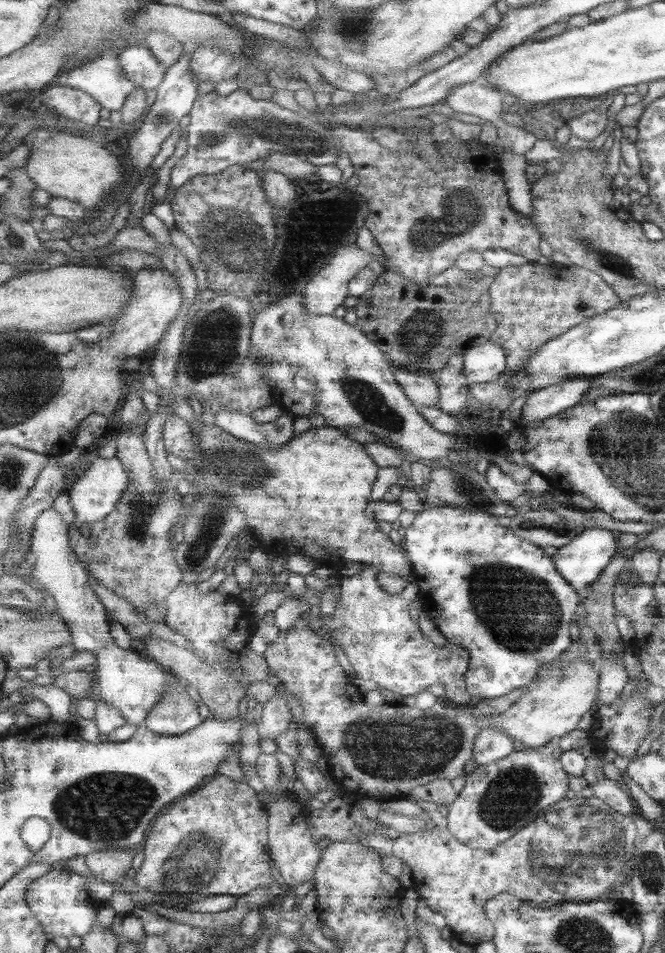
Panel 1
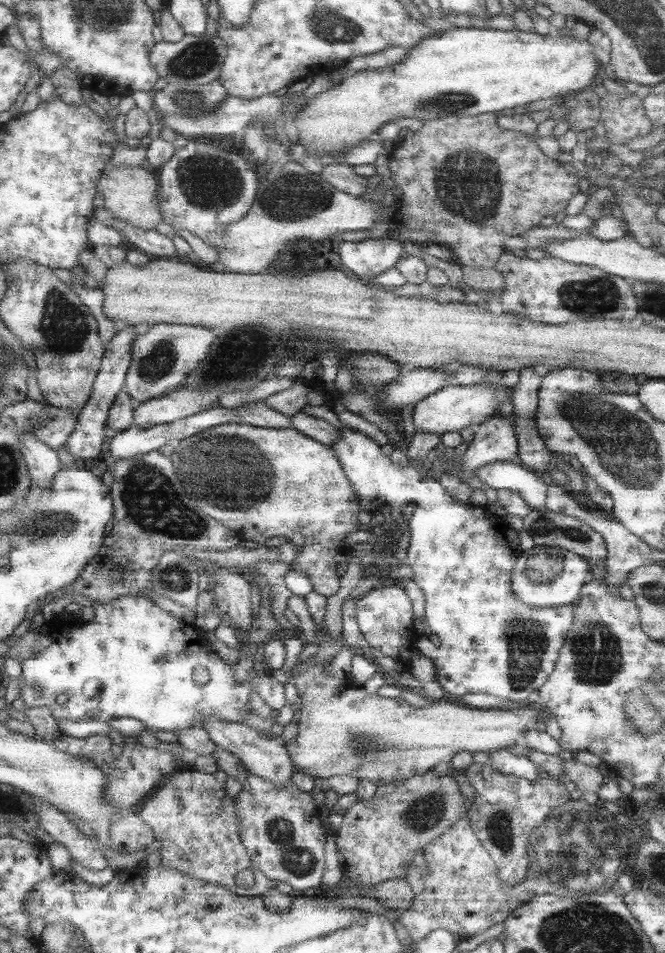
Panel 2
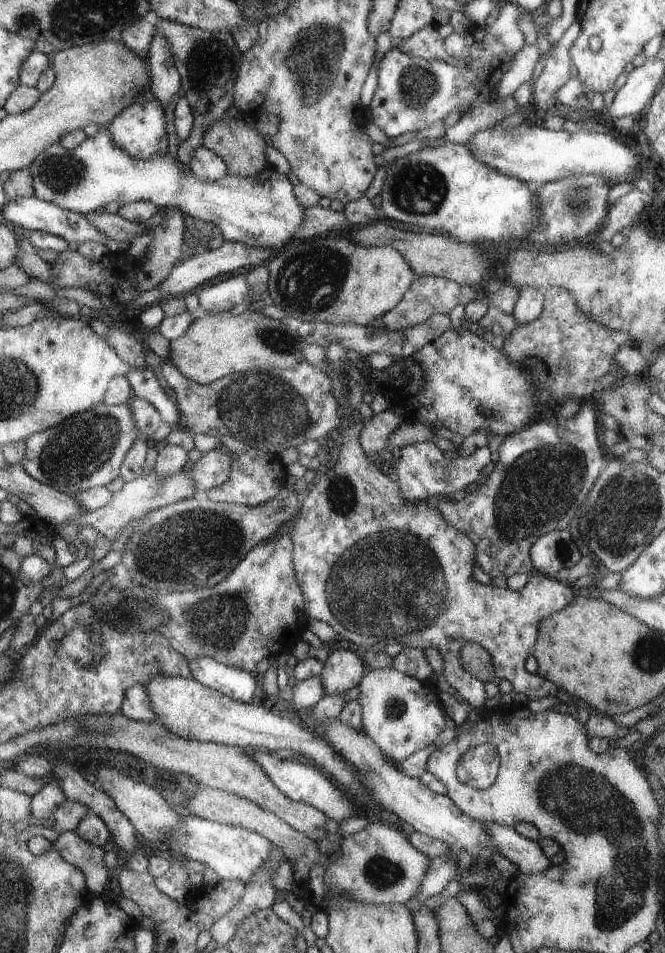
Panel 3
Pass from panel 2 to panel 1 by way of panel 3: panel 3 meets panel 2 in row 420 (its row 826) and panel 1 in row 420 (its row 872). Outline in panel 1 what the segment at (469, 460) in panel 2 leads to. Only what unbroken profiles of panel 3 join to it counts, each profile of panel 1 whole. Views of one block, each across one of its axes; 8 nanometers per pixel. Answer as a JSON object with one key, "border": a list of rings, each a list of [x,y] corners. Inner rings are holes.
{"border":[[[576,377],[551,384],[534,391],[521,410],[519,425],[528,426],[552,418],[577,405],[588,392],[594,377]],[[592,378],[592,380],[590,380]]]}

